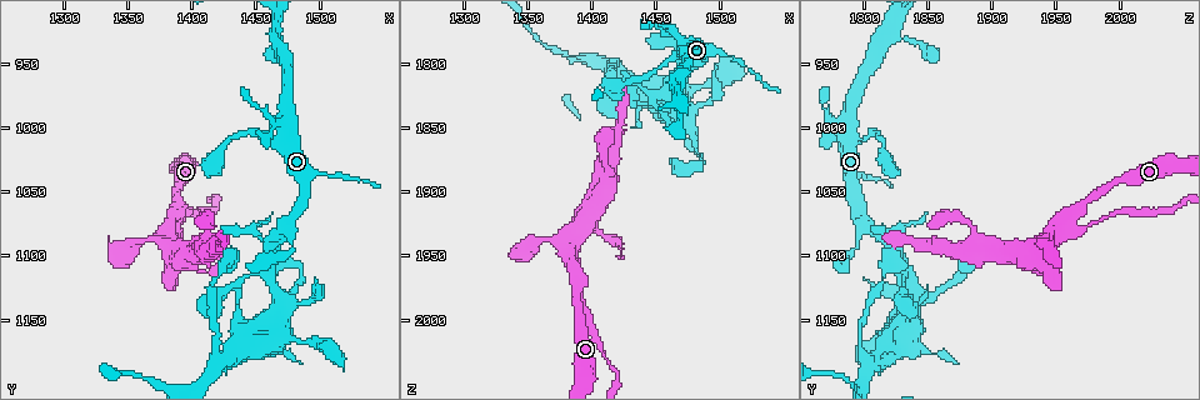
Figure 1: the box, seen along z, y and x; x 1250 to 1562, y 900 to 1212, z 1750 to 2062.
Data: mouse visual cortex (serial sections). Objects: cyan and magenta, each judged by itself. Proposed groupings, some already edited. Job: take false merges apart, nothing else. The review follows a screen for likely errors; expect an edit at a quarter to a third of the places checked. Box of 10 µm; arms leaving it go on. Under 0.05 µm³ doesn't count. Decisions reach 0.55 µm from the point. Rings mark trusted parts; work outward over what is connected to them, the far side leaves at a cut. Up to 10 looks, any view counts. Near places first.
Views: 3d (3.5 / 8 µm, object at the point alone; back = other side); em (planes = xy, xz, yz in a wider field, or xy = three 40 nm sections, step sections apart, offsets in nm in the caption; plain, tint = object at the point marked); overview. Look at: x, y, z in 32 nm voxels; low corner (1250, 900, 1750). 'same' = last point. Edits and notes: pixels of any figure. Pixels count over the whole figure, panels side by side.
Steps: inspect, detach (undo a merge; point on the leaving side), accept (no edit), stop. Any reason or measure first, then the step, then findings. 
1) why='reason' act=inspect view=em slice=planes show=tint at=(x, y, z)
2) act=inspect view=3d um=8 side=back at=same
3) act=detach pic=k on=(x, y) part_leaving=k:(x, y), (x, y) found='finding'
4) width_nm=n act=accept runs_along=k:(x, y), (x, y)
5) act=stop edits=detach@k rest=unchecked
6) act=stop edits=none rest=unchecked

why='sharp bend' act=inspect view=em slice=xy step=2 show=tint at=(1470, 996, 1780)

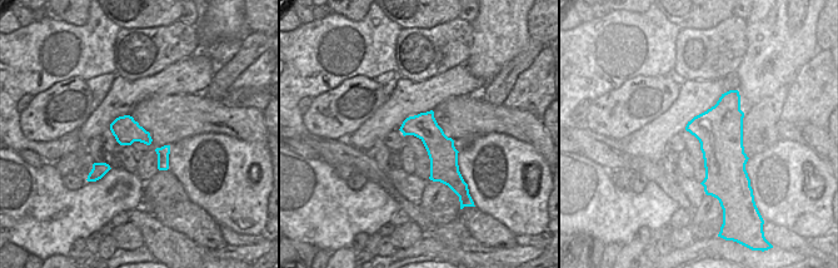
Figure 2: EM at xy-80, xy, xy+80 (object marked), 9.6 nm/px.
act=inspect view=3d um=3.5 at=same

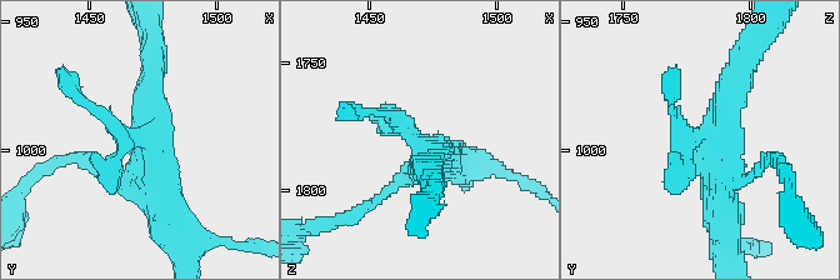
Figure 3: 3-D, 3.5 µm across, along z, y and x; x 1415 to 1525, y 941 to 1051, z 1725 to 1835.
act=accept runs_along=3:(450, 164), (391, 121), (396, 113) found='continuous, no second cell'

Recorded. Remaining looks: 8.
why='abrupt turn' act=inspect view=3d um=3.5 at=(1452, 1082, 1826)

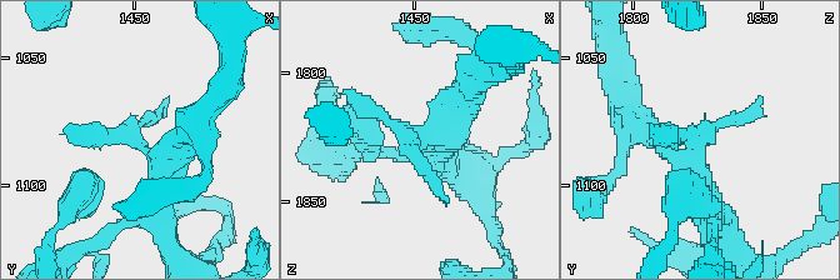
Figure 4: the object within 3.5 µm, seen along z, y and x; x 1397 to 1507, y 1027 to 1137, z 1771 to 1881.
why='need the tissue' act=inspect view=em slice=xy step=1 show=plain at=(1453, 1084, 1826)

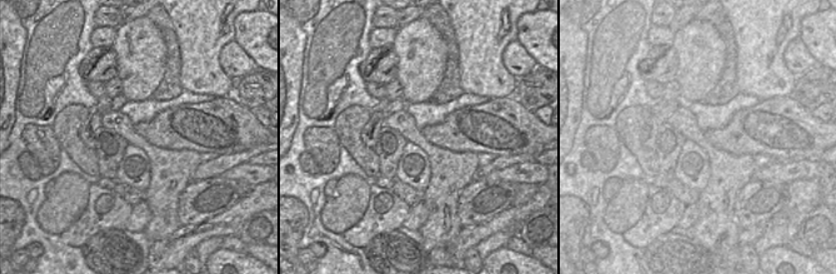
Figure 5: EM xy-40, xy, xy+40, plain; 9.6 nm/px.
why='with the object marked' act=inspect view=em slice=xy step=1 show=tint at=same

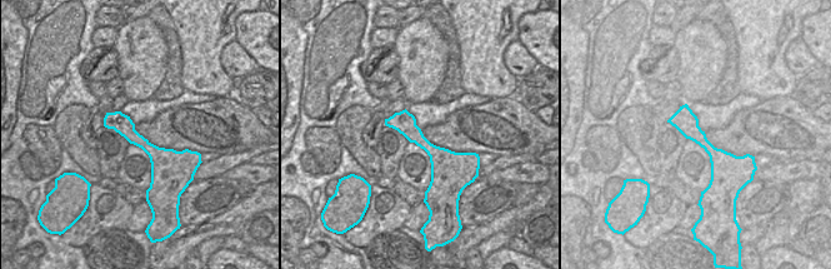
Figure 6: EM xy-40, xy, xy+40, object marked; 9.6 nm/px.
width_nm=220 act=accept runs_along=6:(685, 108), (717, 157), (707, 192) found='all the same cell'

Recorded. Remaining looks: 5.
why='side arm on a straight run' act=inspect view=3d um=3.5 at=(1466, 930, 1818)

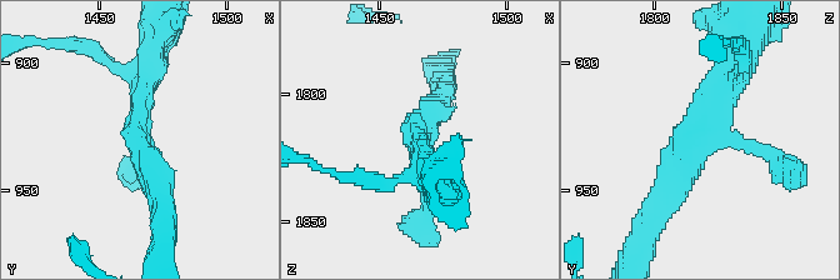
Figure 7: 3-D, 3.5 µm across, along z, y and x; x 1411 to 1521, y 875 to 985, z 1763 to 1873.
act=accept found='all the same cell'

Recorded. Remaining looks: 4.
why='thin arm on a thick one' act=inspect view=3d um=8 side=back at=(1386, 1068, 1960)

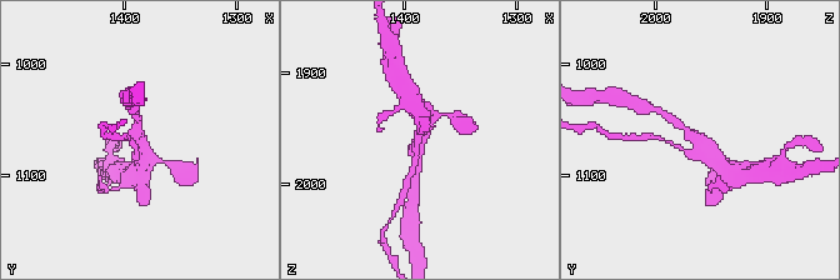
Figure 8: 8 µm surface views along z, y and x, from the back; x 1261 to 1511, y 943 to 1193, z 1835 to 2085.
act=inspect view=3d um=3.5 at=same

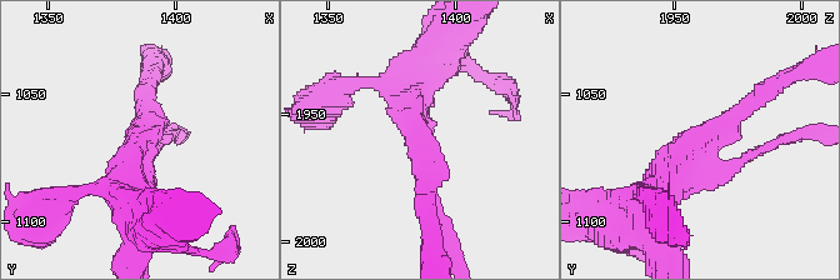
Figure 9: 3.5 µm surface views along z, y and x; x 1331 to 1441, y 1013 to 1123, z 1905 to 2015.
arm_widths_nm=150,200,350 act=accept runs_along=9:(765, 91), (691, 141), (646, 199) found='continuous, no second cell'

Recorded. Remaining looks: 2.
act=stop edits=none rest=unchecked

